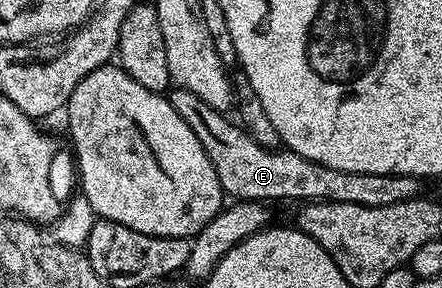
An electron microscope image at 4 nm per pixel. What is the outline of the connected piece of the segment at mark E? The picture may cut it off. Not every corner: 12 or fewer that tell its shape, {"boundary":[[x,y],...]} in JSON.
{"boundary":[[181,88],[171,106],[228,198],[389,207],[420,178],[337,171],[261,147]]}

